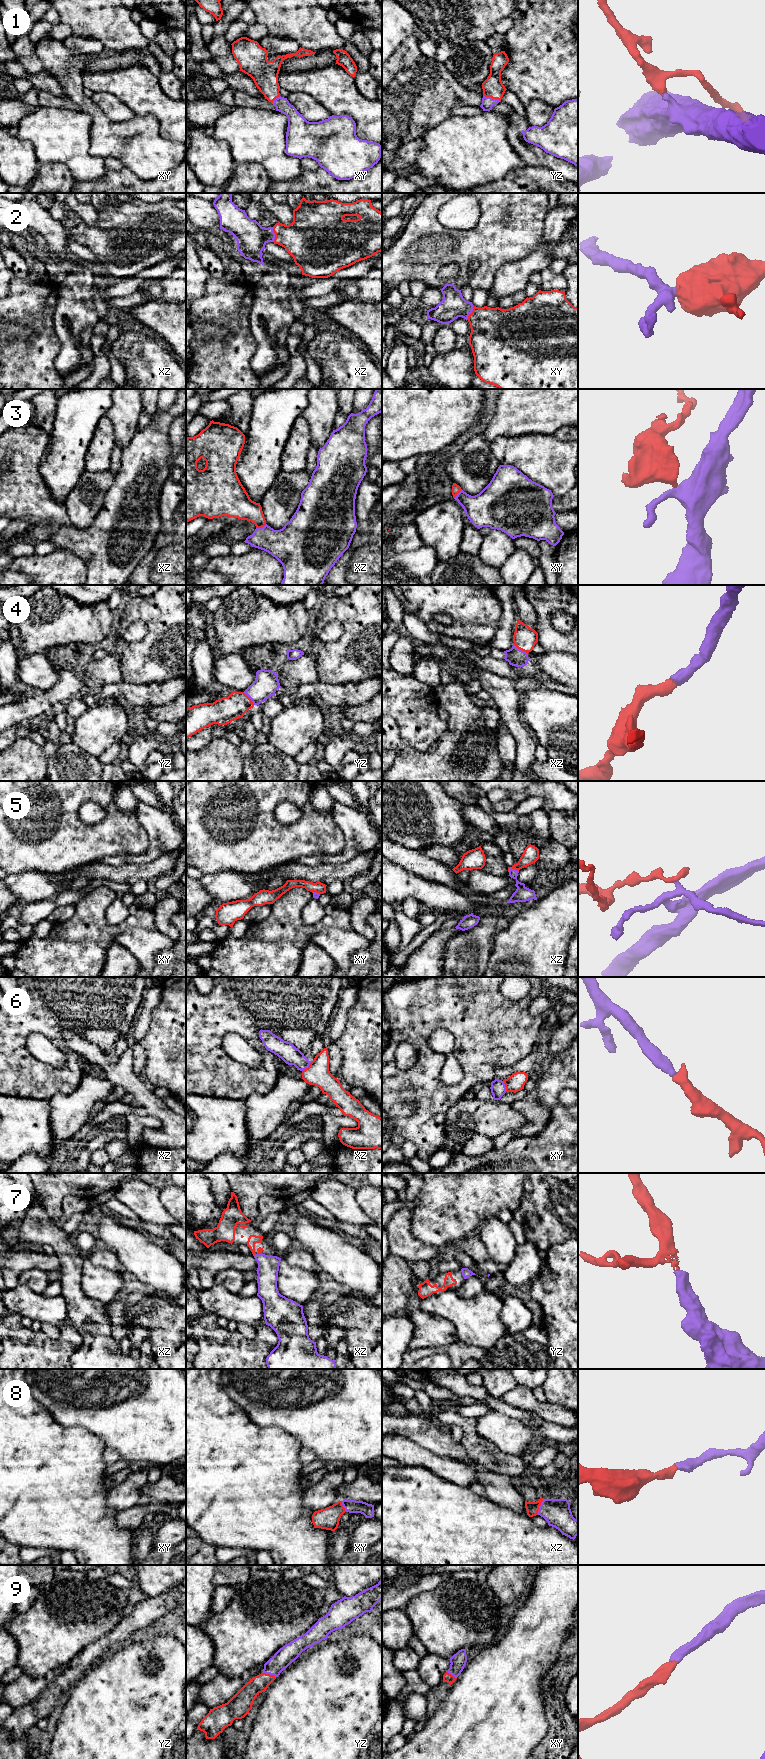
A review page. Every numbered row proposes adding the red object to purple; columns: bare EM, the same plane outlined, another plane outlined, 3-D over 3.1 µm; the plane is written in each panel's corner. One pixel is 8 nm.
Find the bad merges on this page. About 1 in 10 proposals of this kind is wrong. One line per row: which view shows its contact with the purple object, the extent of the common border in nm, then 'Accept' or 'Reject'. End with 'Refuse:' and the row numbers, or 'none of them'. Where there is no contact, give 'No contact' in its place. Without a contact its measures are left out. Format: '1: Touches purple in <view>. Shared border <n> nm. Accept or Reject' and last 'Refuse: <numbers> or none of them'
1: Touches purple in yz. Shared border 150 nm. Accept
2: Touches purple in xy. Shared border 130 nm. Accept
3: Touches purple in xz. Shared border 90 nm. Accept
4: Touches purple in xz. Shared border 130 nm. Accept
5: Touches purple in xz. Shared border 90 nm. Reject
6: Touches purple in xz. Shared border 110 nm. Accept
7: Touches purple in xz. Shared border 30 nm. Accept
8: Touches purple in xz. Shared border 140 nm. Accept
9: Touches purple in yz. Shared border 110 nm. Accept
Refuse: 5

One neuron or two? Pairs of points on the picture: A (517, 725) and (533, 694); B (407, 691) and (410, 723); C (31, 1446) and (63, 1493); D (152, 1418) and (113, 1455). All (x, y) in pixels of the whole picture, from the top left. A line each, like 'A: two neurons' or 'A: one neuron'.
A: two neurons
B: one neuron
C: one neuron
D: two neurons

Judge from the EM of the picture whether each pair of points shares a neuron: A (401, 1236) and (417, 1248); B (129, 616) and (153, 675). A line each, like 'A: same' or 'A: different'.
A: same
B: same

